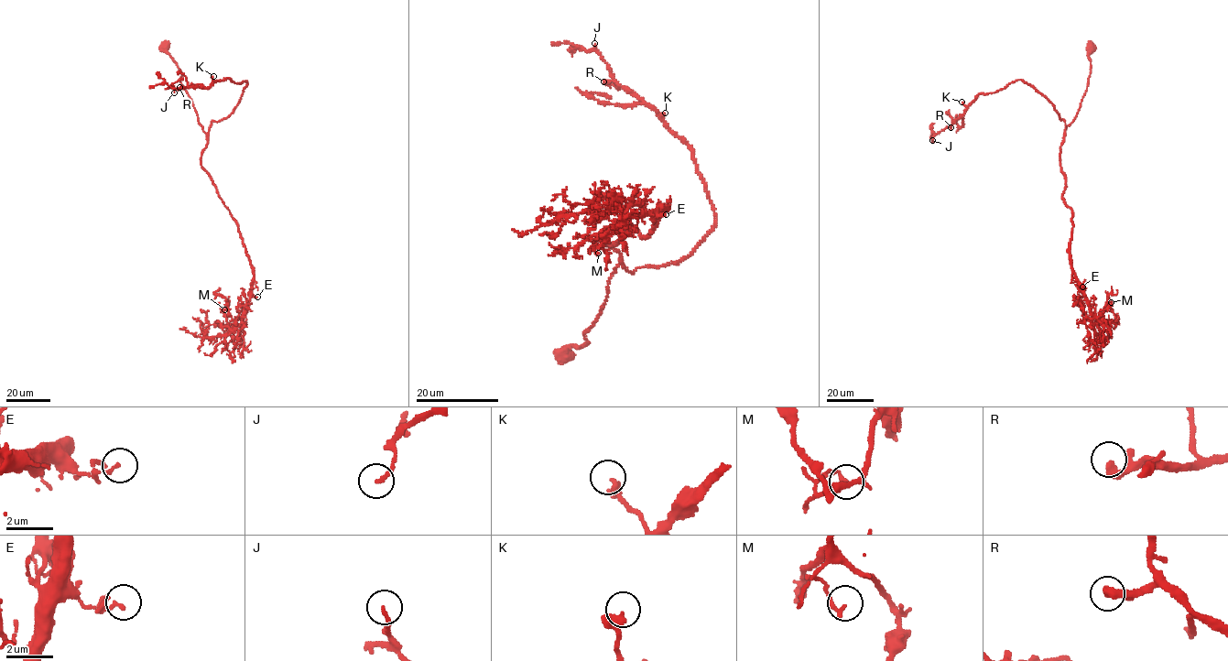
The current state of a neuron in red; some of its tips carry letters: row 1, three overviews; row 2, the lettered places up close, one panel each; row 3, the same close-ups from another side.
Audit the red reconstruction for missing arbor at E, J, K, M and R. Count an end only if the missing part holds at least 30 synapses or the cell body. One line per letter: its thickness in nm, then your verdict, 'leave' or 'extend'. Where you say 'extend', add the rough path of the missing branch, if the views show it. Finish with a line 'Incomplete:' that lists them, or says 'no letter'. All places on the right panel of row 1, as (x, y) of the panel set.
E: 90 nm thick; leave
J: 150 nm thick; leave
K: 360 nm thick; leave
M: 170 nm thick; leave
R: 240 nm thick; extend; missing branch runs (950, 127), (950, 131), (932, 133), (933, 136)
Incomplete: R

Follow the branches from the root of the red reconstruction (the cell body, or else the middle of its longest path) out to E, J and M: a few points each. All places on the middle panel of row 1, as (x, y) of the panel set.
E: (604, 243), (617, 242), (627, 227), (641, 237), (648, 235), (666, 208), (661, 206), (657, 214), (666, 214)
J: (604, 243), (631, 273), (664, 266), (690, 254), (715, 216), (693, 149), (617, 83), (594, 43)
M: (604, 243), (617, 242), (627, 227), (641, 237), (648, 235), (665, 206), (607, 226), (592, 248), (598, 253)

